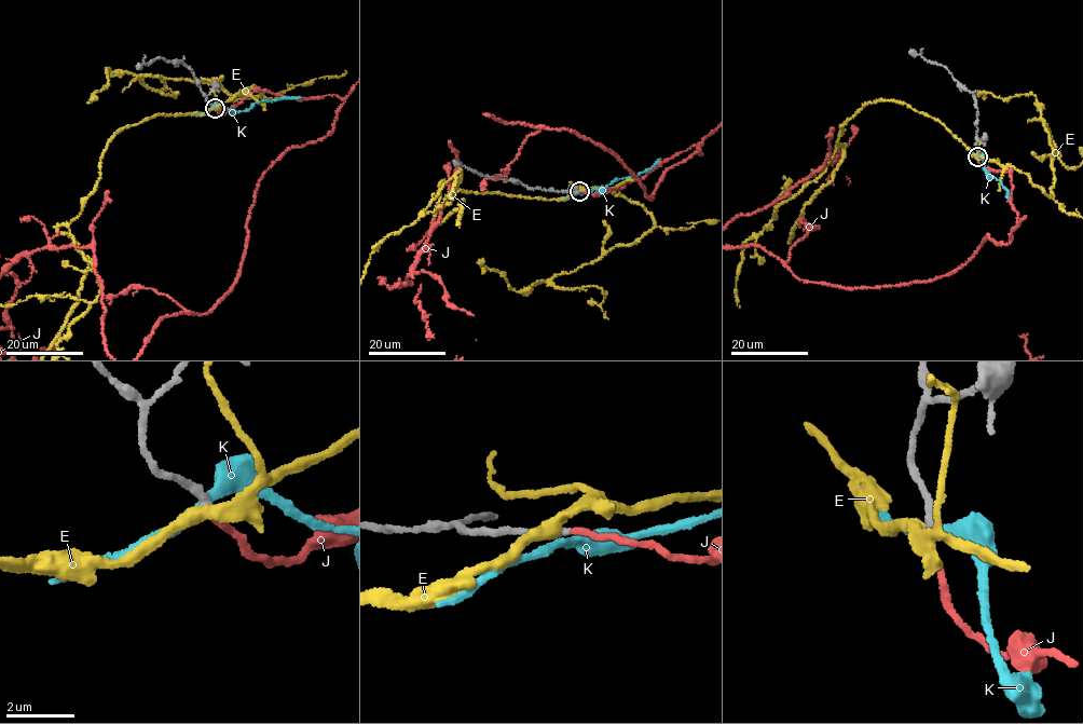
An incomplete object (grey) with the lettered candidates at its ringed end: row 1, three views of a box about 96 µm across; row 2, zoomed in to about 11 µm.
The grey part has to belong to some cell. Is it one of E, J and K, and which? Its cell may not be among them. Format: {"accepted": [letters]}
{"accepted": ["J"]}

